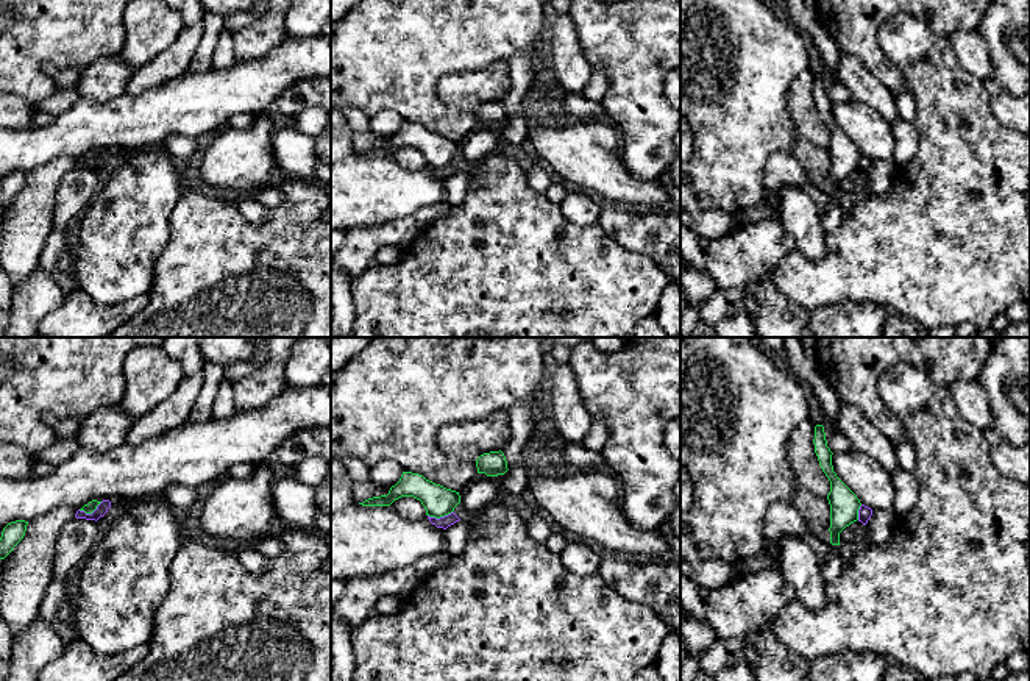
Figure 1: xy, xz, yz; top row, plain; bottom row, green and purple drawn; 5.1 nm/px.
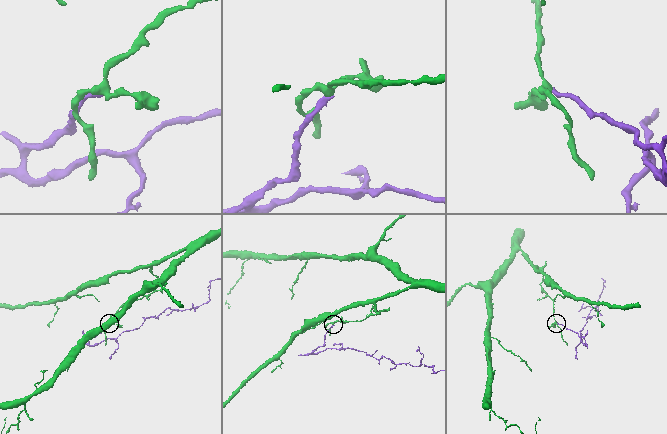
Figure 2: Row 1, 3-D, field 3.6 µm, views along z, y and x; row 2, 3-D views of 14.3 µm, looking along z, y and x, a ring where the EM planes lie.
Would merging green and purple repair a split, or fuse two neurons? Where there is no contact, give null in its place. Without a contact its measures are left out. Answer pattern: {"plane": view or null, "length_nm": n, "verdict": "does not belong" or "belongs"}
{"plane": "xy", "length_nm": 130, "verdict": "does not belong"}

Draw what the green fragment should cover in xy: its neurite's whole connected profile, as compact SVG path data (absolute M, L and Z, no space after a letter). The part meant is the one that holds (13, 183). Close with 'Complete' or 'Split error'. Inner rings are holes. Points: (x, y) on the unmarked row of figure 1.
M16 170L8 173L0 187L0 209L5 209L12 198L23 189L28 172Z. Complete

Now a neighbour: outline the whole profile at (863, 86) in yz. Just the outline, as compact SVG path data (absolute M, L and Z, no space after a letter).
M838 47L838 81L844 84L852 98L871 106L883 120L899 120L893 91L877 80L865 64Z

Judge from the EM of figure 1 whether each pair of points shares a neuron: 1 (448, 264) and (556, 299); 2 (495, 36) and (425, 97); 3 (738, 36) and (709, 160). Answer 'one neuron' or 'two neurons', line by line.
1: one neuron
2: one neuron
3: one neuron

